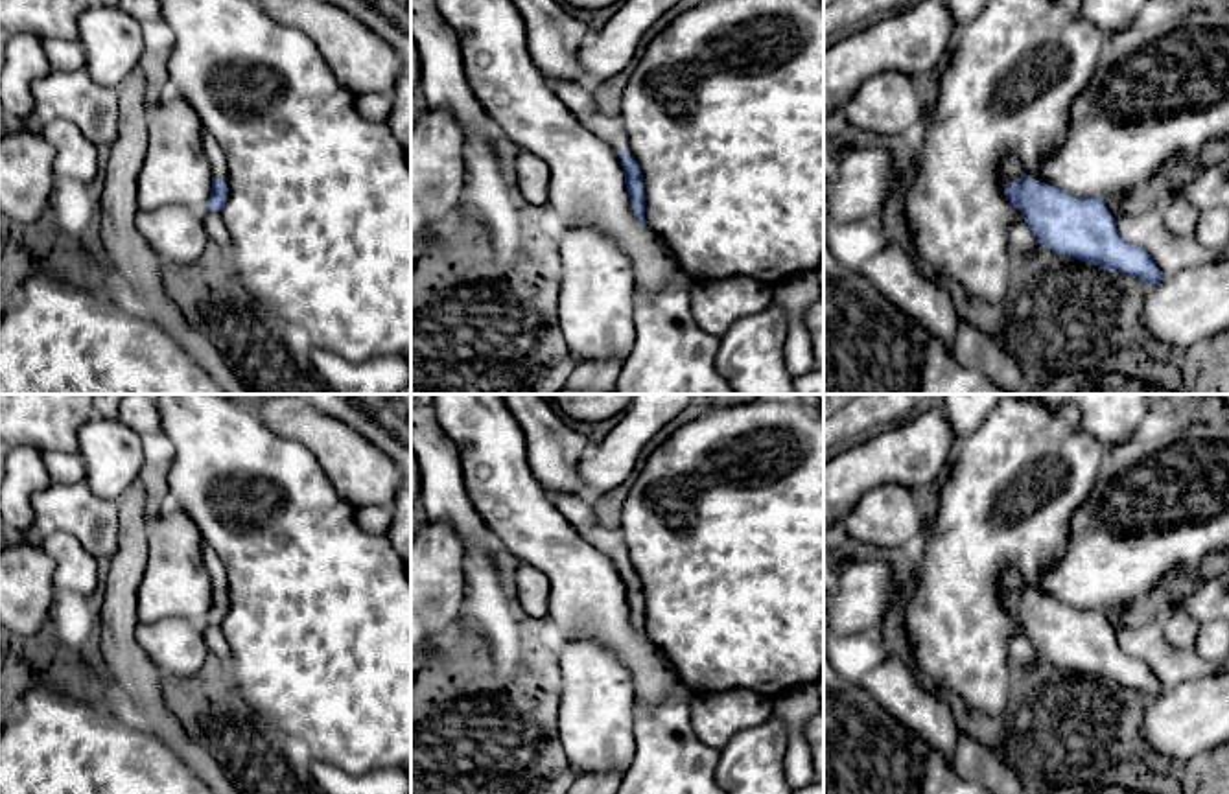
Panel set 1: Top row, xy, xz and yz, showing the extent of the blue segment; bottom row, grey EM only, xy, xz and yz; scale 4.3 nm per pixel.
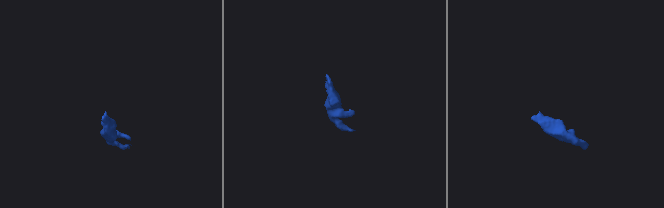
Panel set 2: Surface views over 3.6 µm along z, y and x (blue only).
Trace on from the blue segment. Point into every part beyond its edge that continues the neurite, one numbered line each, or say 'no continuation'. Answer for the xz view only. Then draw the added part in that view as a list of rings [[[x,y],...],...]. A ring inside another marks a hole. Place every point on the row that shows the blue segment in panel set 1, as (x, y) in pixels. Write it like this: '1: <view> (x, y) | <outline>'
1: xz (610, 129) | [[[595,111],[590,114],[579,114],[575,118],[586,131],[590,131],[591,134],[595,134],[597,138],[601,138],[610,146],[619,164],[621,164],[621,158],[619,158],[621,151],[626,151],[634,158],[634,153],[628,144],[628,134],[625,129],[625,122],[621,116],[606,116]]]

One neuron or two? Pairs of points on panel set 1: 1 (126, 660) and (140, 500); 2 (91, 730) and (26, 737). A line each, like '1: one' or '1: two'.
1: one
2: one

